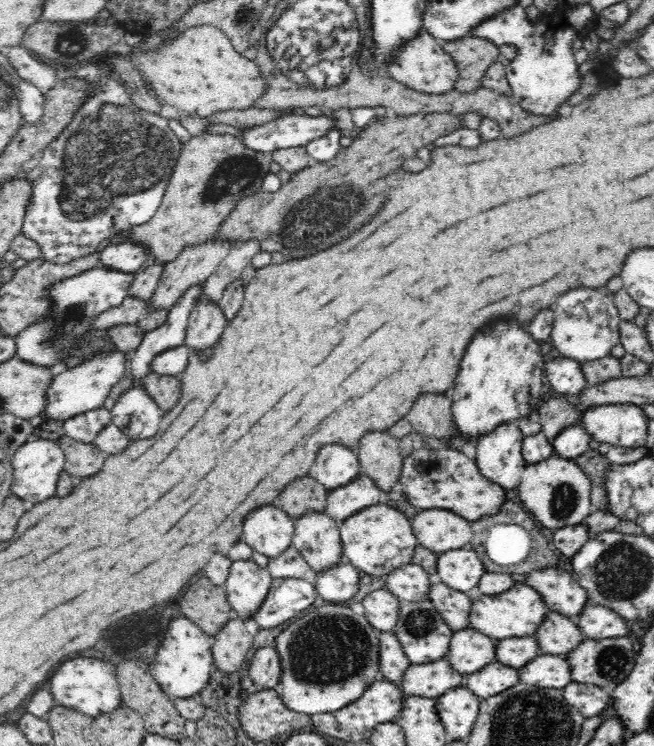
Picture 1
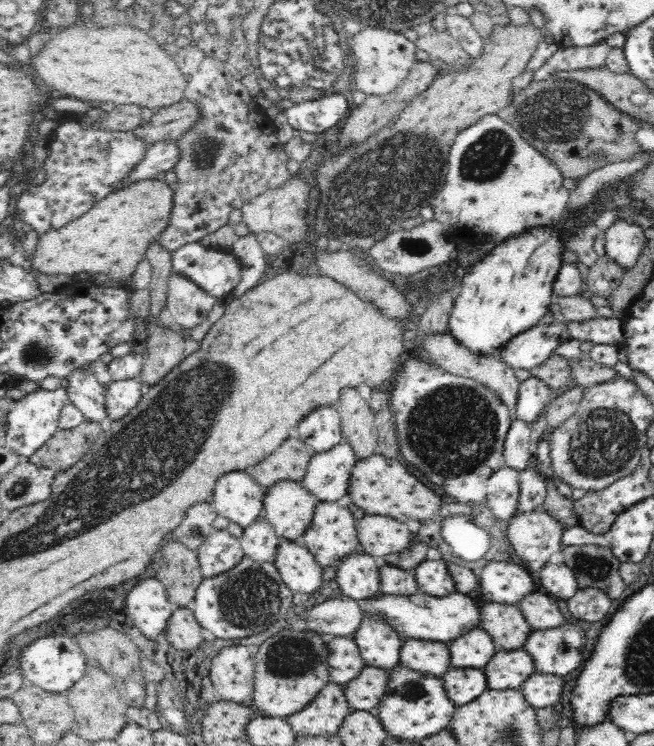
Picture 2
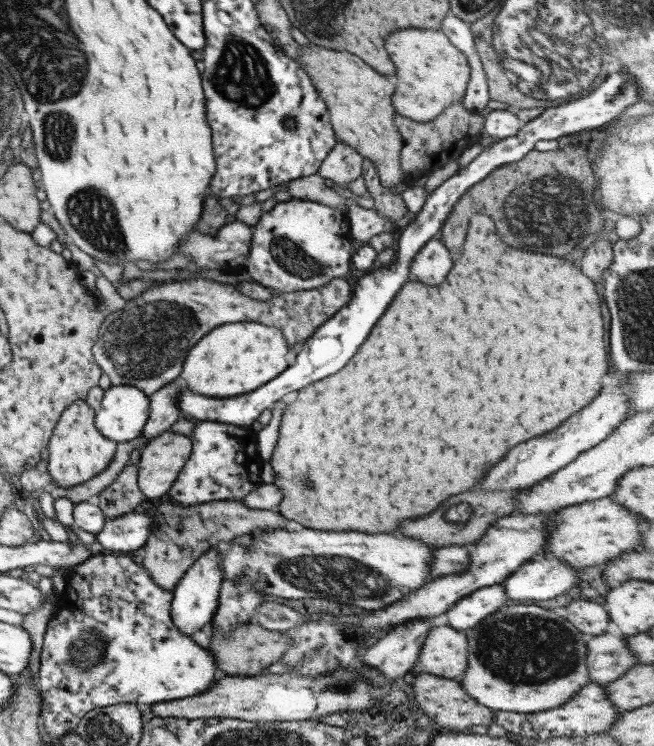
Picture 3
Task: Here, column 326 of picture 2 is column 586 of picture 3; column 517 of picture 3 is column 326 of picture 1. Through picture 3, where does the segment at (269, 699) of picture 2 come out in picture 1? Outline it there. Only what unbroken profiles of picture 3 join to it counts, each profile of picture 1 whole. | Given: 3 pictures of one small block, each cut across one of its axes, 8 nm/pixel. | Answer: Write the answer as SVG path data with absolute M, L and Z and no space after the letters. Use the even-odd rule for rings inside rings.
M330 604L308 609L295 619L275 638L275 649L282 660L282 680L277 685L276 692L282 697L288 709L305 715L340 710L356 702L364 694L364 690L380 678L377 641L381 632L372 627L365 616L358 616L347 606L342 608Z

